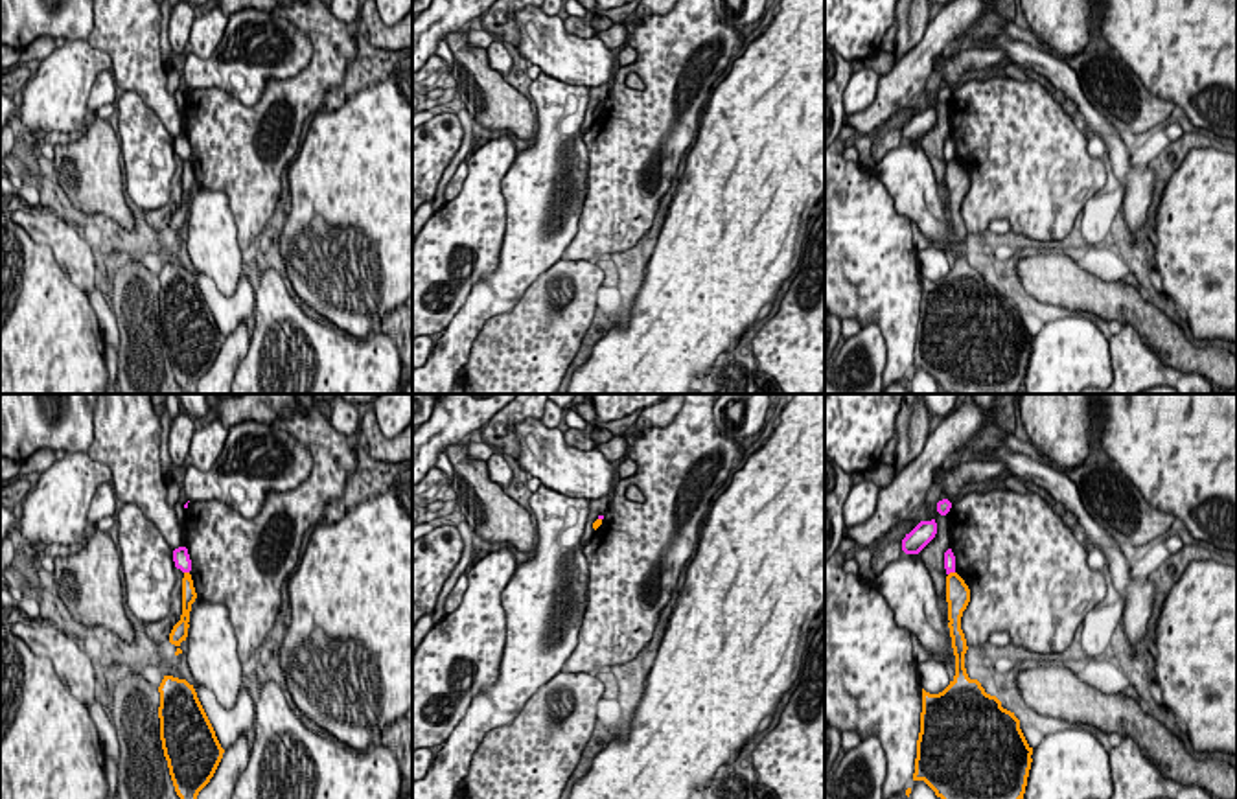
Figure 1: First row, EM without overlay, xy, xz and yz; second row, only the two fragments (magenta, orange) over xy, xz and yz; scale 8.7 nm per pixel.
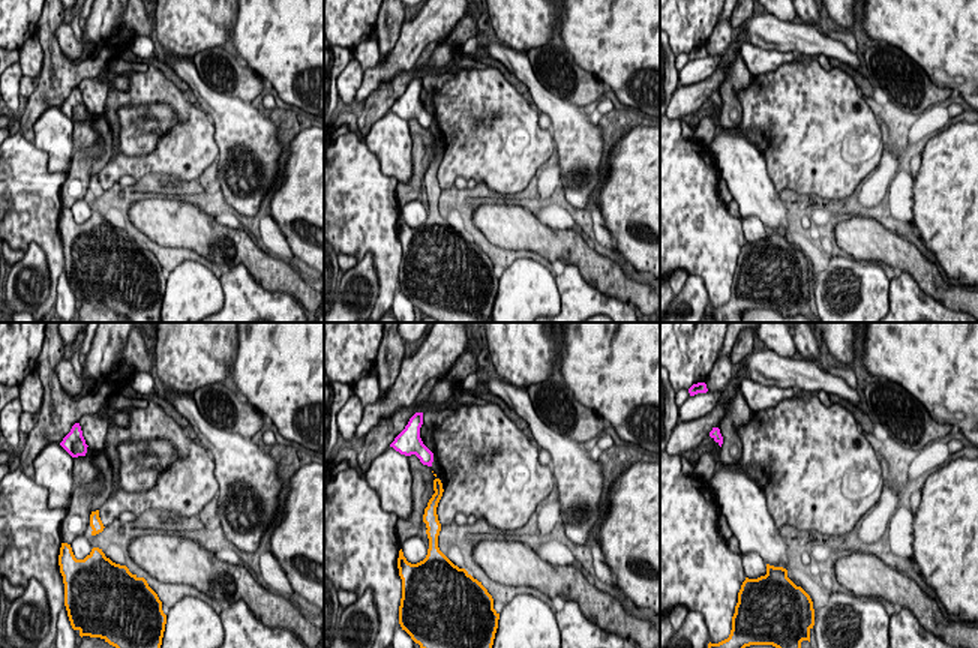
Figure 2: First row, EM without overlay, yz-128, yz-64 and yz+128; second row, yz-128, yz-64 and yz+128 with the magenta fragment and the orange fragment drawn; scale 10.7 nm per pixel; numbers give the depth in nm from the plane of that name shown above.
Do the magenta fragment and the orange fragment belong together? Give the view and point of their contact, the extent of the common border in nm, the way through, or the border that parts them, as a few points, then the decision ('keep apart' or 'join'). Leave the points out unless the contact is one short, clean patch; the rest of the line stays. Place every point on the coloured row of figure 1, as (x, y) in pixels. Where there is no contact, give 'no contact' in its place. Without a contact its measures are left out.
meets magenta in yz at (950, 571); contact 70 nm long; border along yz (954, 571), (948, 575); keep apart

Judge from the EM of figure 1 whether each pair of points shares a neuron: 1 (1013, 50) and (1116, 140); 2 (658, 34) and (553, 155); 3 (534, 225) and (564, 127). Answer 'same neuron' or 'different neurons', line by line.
1: same neuron
2: different neurons
3: same neuron

